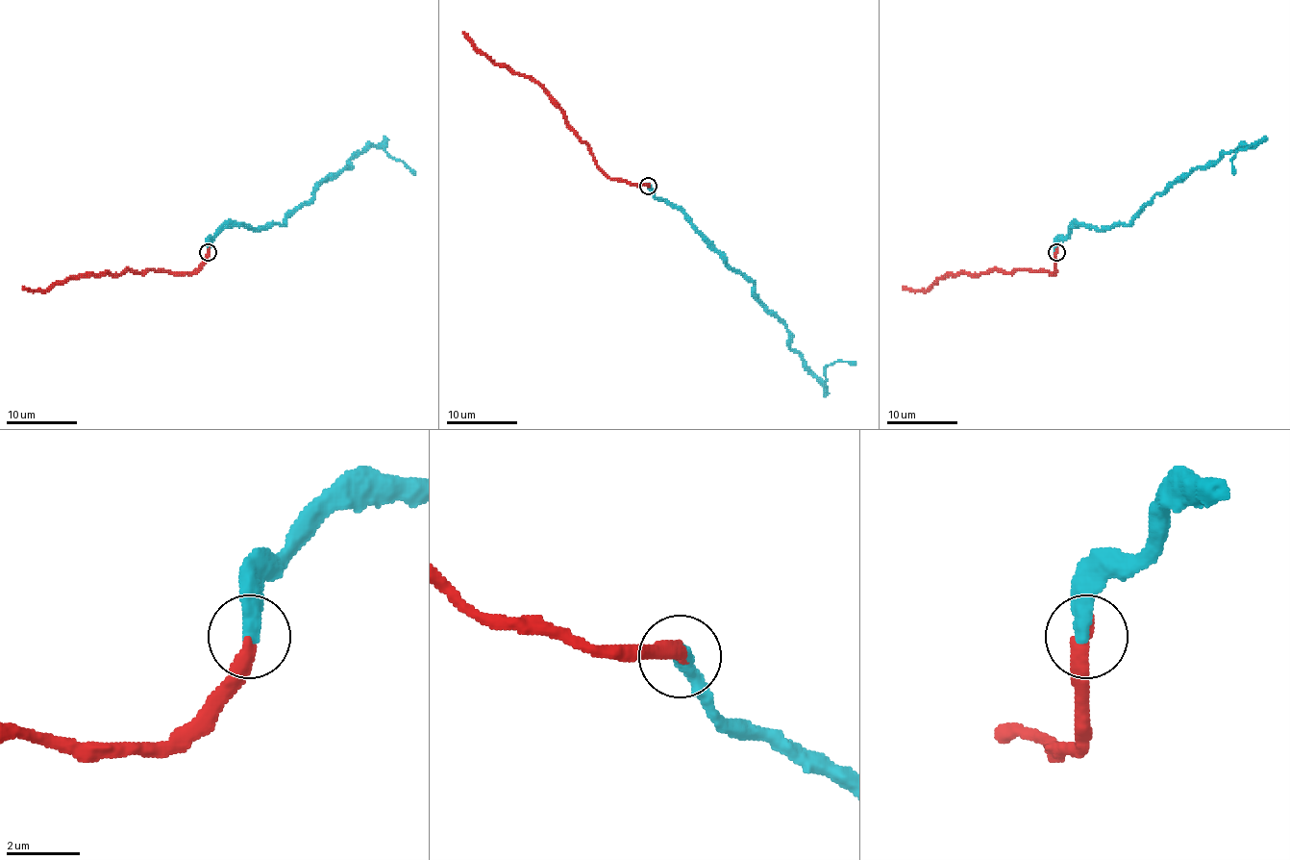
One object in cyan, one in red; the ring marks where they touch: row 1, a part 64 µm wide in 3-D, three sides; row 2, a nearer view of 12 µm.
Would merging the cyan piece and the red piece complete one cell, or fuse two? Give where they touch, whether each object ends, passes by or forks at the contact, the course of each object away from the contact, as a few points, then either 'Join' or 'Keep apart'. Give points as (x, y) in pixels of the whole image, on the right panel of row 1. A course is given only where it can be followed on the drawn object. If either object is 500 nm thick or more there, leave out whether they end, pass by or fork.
Place: (1056, 252). At the ring cyan ends. At the ring red ends. Course of cyan: (1055, 252), (1072, 228), (1110, 230), (1128, 224), (1154, 196), (1197, 167), (1252, 146), (1233, 156), (1233, 175). Course of red: (1055, 252), (1054, 272), (994, 270), (955, 273), (941, 277), (927, 290), (905, 290), (903, 286). Join

